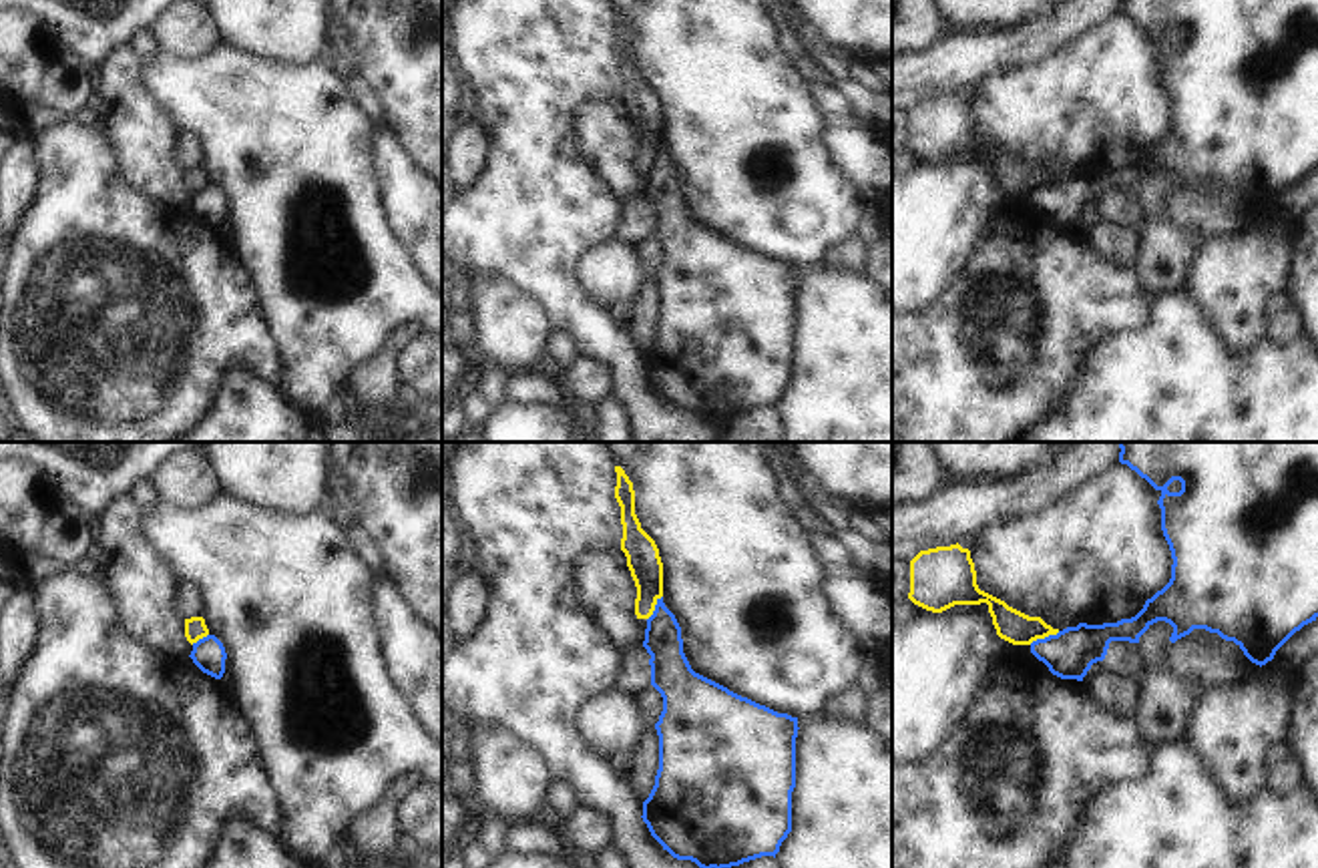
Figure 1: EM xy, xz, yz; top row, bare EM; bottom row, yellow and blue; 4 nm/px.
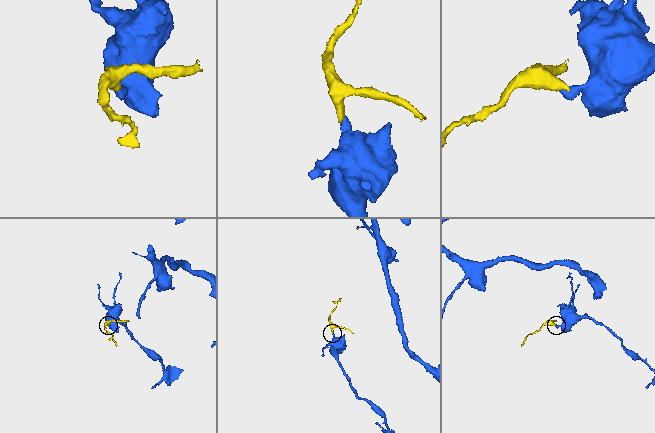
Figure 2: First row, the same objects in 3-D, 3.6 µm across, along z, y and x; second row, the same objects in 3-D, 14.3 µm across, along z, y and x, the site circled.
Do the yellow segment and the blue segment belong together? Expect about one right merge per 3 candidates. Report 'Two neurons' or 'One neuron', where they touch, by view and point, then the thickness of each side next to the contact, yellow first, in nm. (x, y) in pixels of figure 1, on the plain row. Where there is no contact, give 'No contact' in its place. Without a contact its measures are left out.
Two neurons. Touches yellow at yz (1043, 187). Thickness 130 nm (yellow) against 200 nm

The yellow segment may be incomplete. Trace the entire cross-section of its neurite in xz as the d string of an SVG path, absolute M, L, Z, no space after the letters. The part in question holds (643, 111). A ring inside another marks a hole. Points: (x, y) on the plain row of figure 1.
M615 16L615 22L615 48L621 56L623 74L621 100L637 137L635 165L637 169L649 169L663 147L663 113L655 90L641 78L635 64L633 32L621 16Z

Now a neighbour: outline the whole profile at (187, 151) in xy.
M177 133L175 159L183 171L205 165L201 141L195 133Z

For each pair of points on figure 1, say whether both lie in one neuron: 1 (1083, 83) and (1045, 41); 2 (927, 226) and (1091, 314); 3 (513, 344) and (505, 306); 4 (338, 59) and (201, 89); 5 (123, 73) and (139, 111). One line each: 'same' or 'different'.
1: different
2: different
3: same
4: different
5: same

